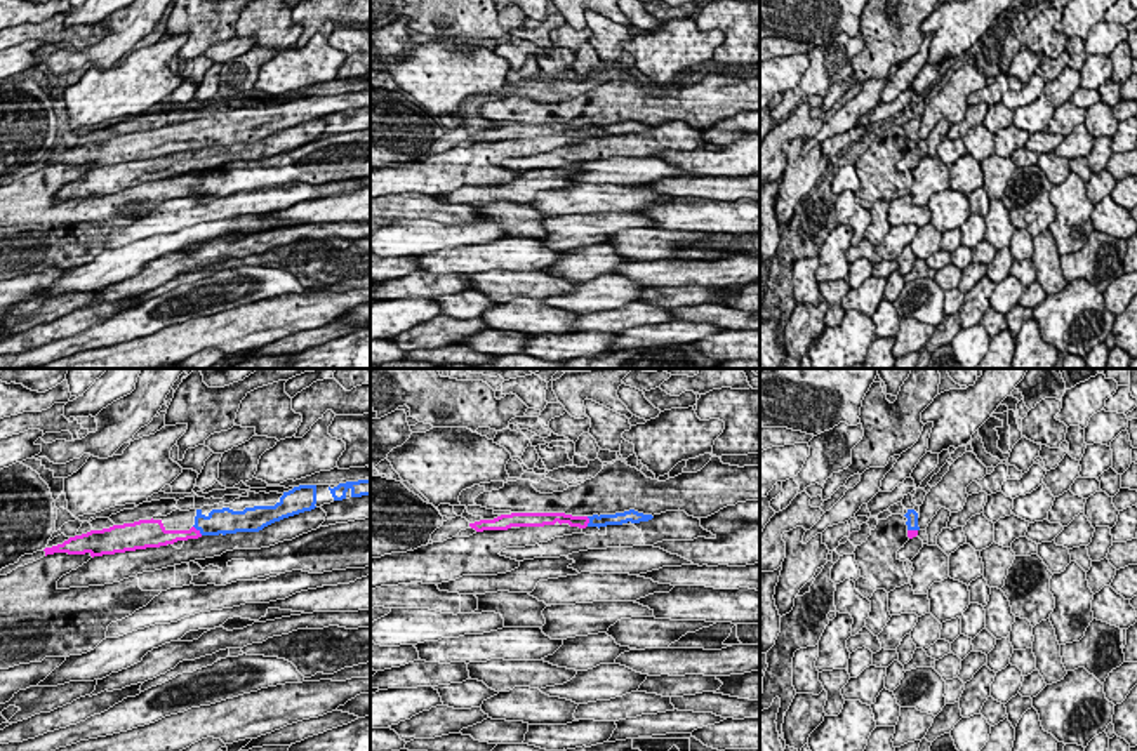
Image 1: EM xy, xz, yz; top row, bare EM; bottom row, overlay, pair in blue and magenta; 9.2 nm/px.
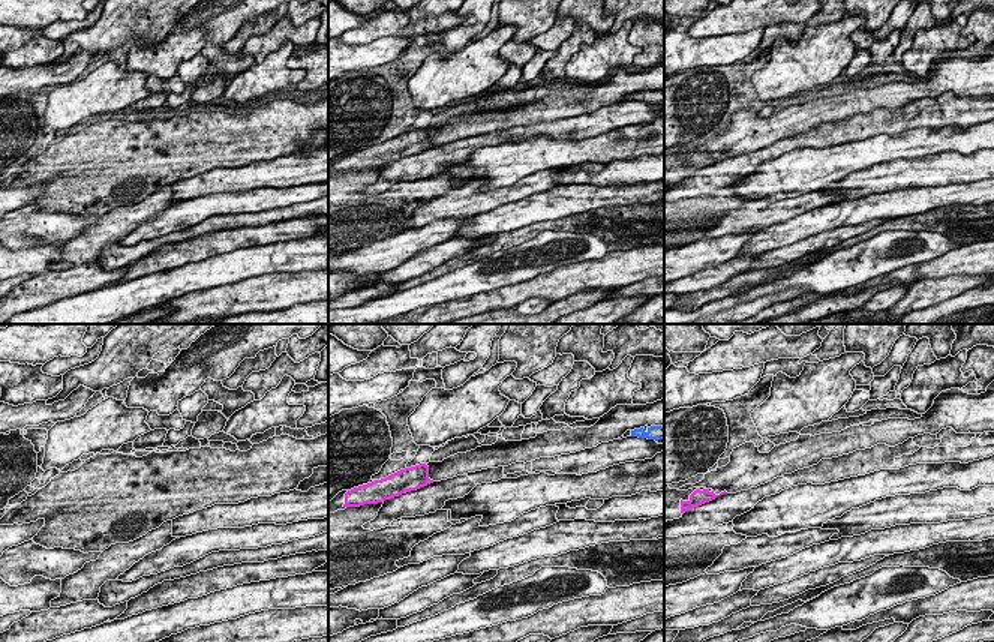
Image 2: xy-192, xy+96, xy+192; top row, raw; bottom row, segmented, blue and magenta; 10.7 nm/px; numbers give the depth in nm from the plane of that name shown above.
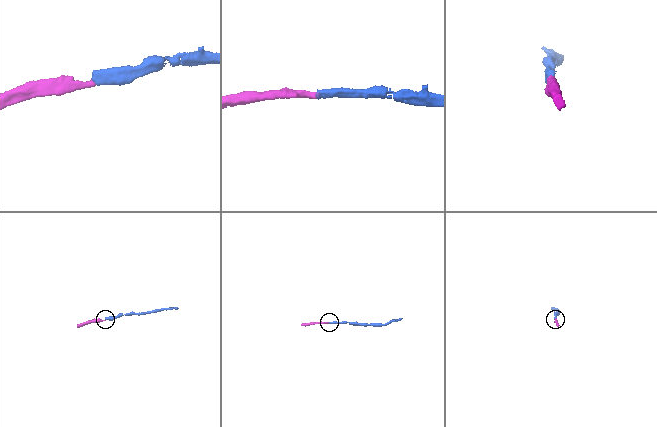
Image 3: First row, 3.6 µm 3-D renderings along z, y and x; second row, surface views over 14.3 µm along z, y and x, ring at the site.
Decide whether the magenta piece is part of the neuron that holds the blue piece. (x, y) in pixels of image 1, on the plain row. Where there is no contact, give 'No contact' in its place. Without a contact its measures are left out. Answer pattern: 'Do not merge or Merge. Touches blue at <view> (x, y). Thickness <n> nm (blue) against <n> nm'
Merge. Touches blue at xy (199, 139). Thickness 220 nm (blue) against 130 nm

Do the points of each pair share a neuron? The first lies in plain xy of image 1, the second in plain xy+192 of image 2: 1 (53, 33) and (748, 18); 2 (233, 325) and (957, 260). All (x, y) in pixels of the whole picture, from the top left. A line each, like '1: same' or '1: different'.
1: same
2: same

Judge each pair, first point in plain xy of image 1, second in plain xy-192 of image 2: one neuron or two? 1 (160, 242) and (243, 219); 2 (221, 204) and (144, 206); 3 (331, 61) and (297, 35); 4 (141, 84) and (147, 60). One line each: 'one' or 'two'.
1: two
2: two
3: two
4: two

